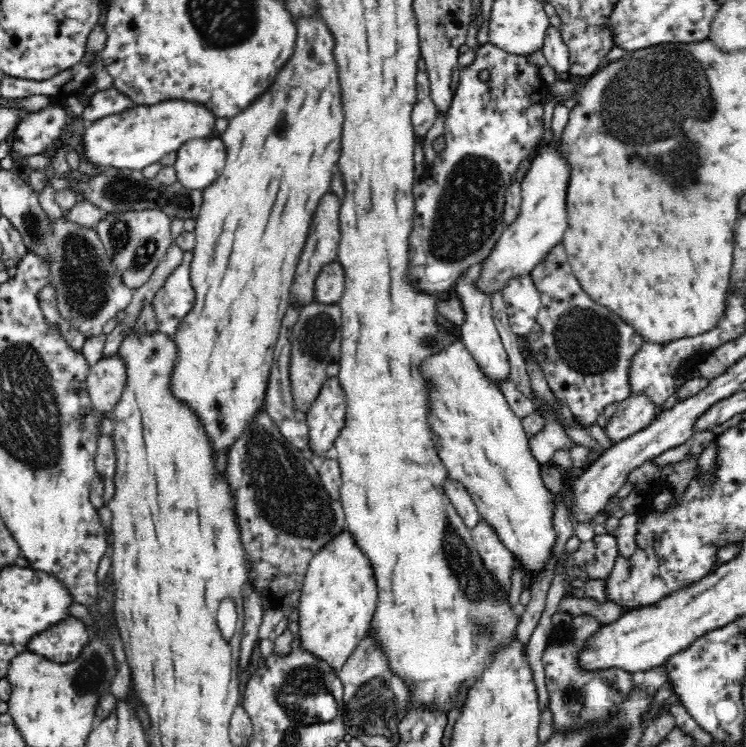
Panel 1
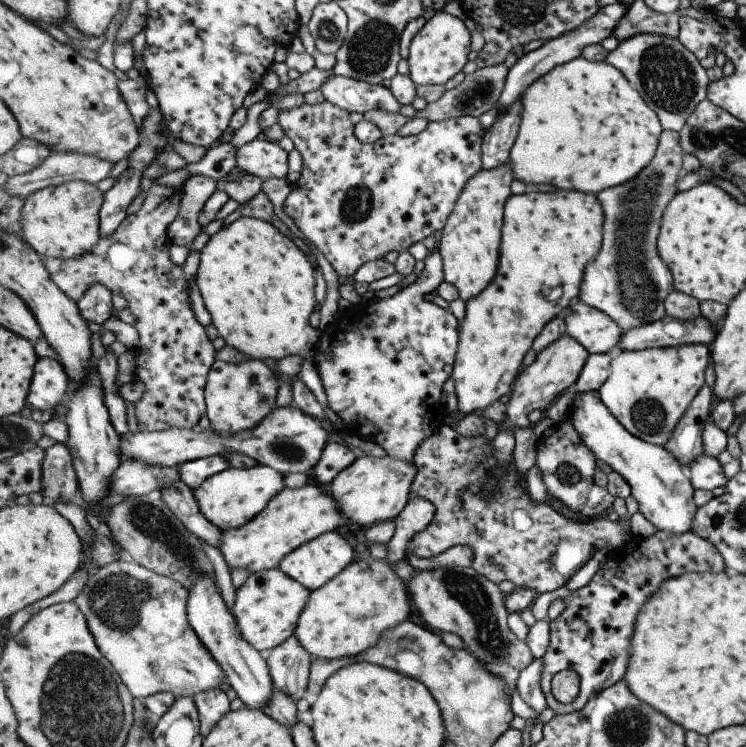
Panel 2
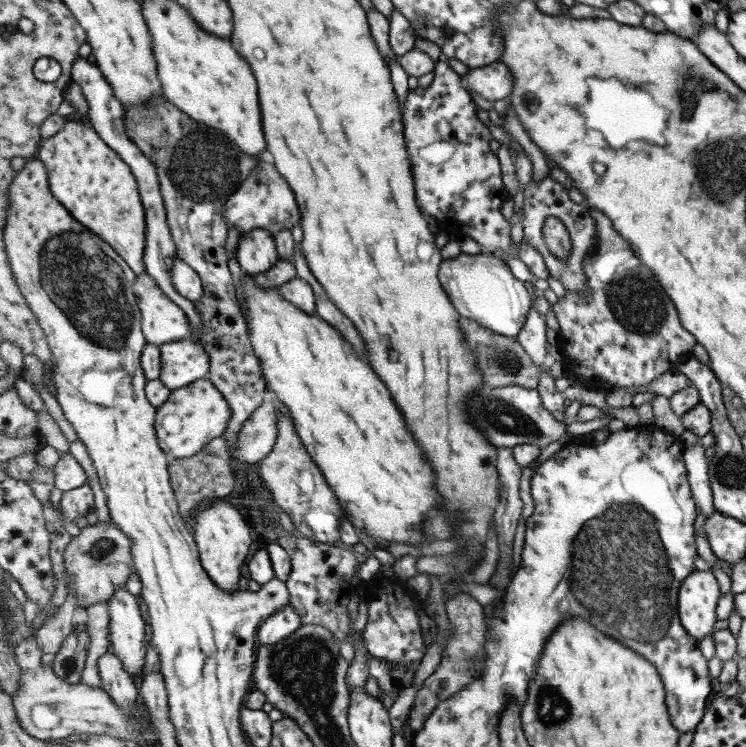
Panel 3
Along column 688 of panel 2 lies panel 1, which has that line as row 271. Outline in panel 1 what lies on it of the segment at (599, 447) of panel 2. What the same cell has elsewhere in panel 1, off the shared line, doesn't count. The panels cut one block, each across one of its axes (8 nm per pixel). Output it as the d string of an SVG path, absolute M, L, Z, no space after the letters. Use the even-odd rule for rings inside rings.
M557 139L548 142L538 150L521 183L522 204L518 218L503 230L502 236L494 243L487 257L472 274L476 291L492 298L503 293L511 281L530 275L546 255L561 243L567 227L566 188L569 168L559 154Z

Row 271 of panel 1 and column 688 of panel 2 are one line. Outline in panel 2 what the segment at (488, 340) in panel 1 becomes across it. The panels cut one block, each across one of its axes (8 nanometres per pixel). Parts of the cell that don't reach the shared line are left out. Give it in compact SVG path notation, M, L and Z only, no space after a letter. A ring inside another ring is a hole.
M703 454L688 467L688 475L696 490L715 490L730 481L718 458Z

